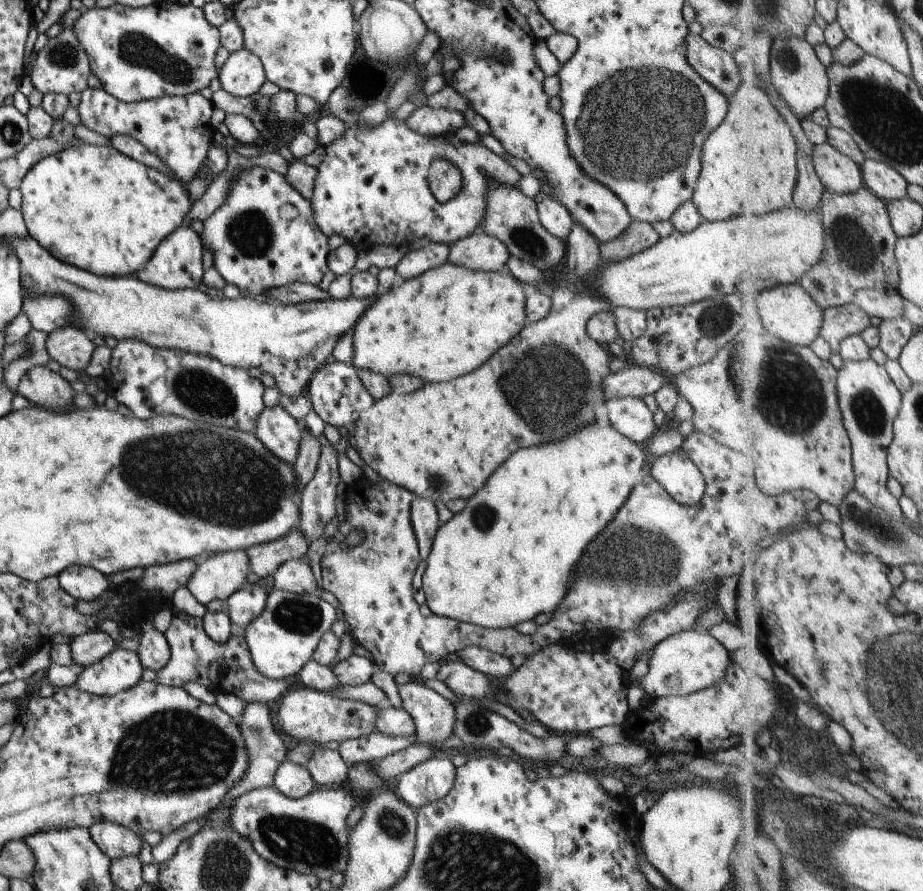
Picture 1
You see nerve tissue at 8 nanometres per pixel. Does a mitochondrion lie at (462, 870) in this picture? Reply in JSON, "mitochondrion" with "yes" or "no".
{"mitochondrion":"yes"}

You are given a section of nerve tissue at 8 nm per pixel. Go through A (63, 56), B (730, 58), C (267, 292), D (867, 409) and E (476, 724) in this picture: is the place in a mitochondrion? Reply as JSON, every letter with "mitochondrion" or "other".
{"A":"mitochondrion","B":"other","C":"other","D":"mitochondrion","E":"mitochondrion"}

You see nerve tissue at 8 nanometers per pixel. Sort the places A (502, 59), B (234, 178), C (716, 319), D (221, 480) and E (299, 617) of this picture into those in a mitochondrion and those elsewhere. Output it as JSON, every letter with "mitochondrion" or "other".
{"A":"other","B":"other","C":"mitochondrion","D":"mitochondrion","E":"mitochondrion"}

